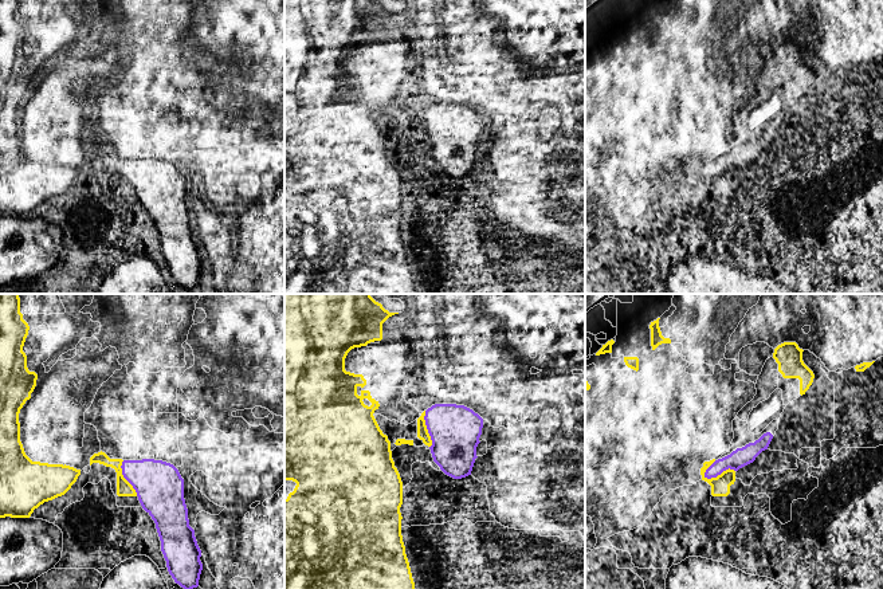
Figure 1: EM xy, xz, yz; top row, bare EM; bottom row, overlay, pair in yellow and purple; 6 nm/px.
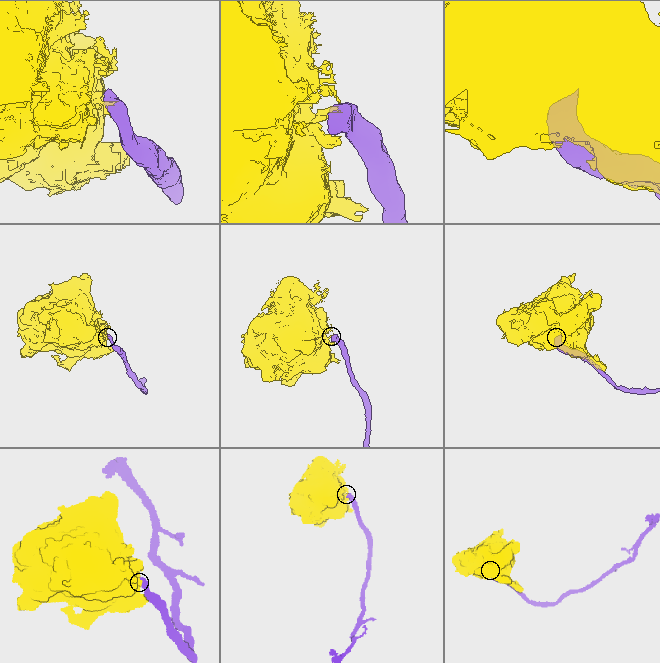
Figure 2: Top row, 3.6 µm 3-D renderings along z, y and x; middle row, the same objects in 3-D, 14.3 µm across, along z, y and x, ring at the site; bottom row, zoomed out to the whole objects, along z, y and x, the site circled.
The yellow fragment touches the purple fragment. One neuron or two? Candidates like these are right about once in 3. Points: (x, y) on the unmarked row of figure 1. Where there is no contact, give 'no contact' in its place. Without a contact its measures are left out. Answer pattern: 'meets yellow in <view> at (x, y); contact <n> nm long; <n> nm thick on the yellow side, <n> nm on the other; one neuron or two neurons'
meets yellow in yz at (718, 175); contact 200 nm long; 110 nm thick on the yellow side, 120 nm on the other; two neurons

